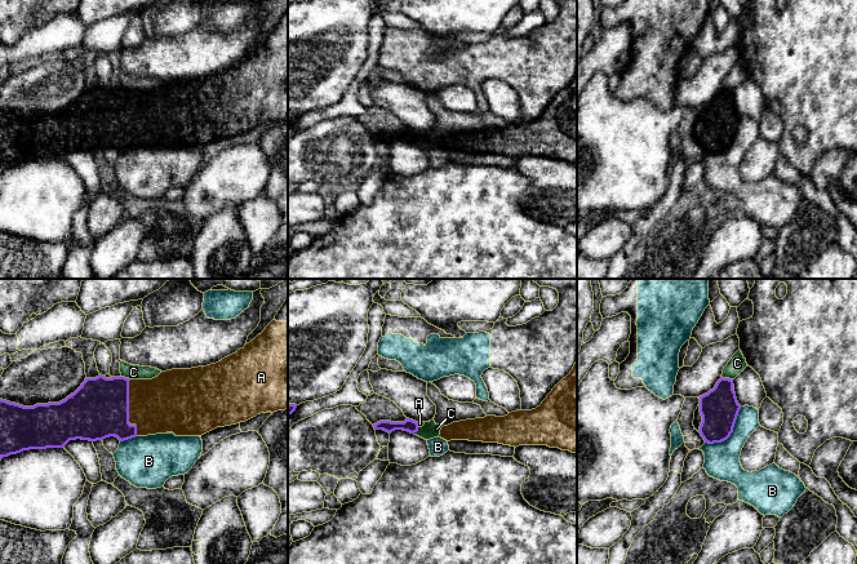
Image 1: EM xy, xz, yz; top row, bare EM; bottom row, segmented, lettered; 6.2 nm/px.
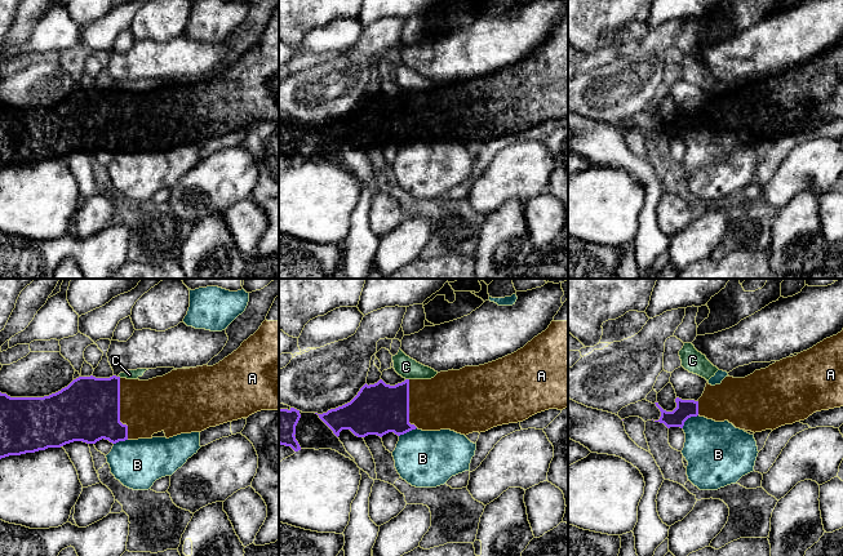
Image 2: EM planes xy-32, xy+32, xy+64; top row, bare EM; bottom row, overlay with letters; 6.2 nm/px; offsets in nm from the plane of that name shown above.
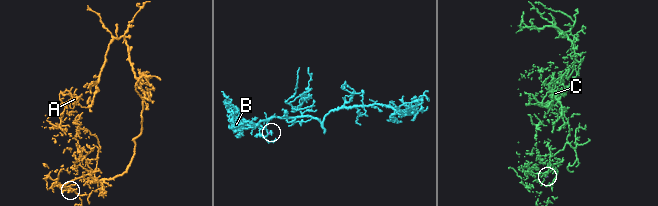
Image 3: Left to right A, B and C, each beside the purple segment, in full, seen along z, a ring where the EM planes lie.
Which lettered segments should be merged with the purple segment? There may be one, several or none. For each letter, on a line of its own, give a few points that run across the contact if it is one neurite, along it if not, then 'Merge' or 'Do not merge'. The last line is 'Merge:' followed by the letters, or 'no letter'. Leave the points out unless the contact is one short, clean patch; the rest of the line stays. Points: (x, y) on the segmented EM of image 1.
A: Line: xy (100, 408), (128, 409), (167, 403). Merge
B: Line: yz (741, 407), (733, 431), (720, 442), (705, 443). Do not merge
C: Line: yz (722, 376), (732, 380). Do not merge
Merge: A

